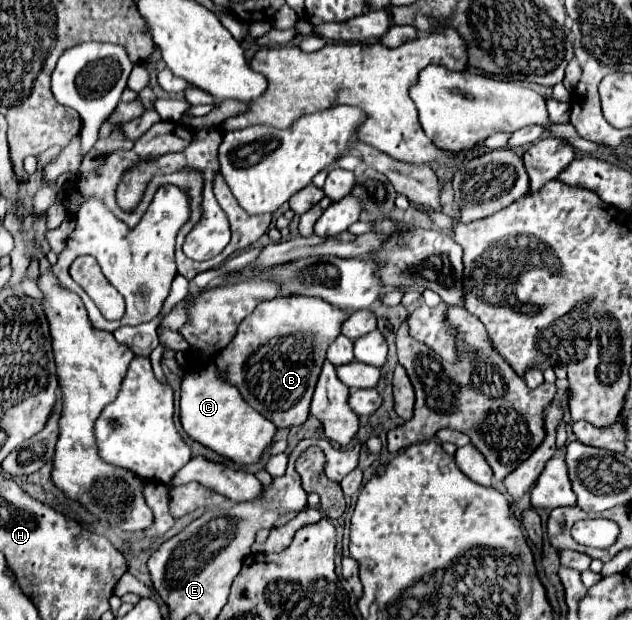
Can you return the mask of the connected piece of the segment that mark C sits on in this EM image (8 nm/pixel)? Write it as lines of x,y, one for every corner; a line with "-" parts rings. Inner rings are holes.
213,365
193,369
183,377
179,411
183,431
193,441
205,445
207,449
215,451
221,457
227,457
237,465
257,463
265,449
271,447
273,437
277,433
277,427
263,415
259,415
255,409
251,409
243,401
237,387
225,383

